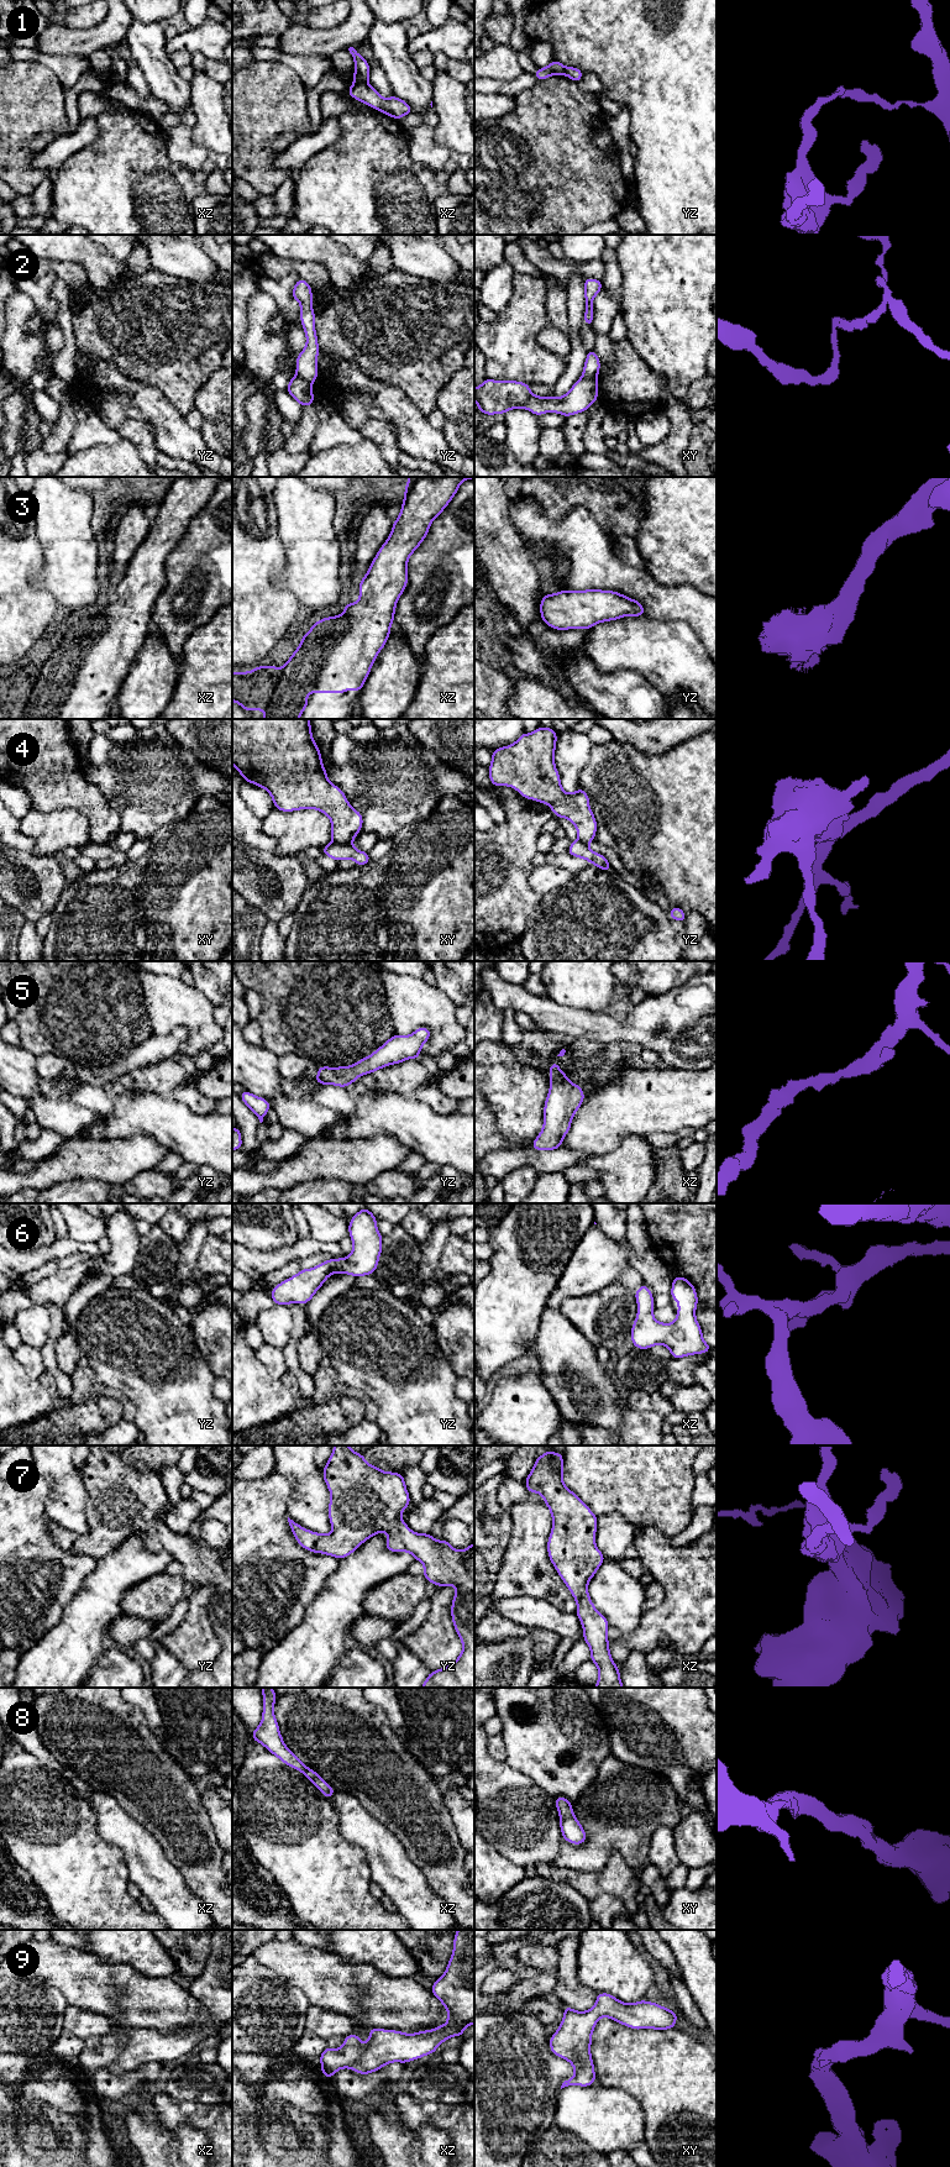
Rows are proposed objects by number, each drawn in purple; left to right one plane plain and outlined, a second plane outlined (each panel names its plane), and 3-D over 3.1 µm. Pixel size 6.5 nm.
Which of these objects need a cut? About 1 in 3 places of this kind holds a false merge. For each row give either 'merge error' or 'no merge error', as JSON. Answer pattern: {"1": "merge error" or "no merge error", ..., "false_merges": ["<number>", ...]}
{"1": "merge error", "2": "merge error", "3": "no merge error", "4": "merge error", "5": "no merge error", "6": "no merge error", "7": "no merge error", "8": "no merge error", "9": "no merge error", "false_merges": ["1", "2", "4"]}

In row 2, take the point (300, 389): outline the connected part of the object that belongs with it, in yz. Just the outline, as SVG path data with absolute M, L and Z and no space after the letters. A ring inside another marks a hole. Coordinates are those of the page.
M299 376L289 379L287 392L304 408L314 404L314 393L311 384Z

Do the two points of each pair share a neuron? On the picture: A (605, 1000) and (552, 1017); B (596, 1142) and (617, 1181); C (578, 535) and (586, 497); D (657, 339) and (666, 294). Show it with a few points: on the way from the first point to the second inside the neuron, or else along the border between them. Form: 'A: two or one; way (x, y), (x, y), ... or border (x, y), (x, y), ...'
A: two; border (551, 998), (576, 1008), (607, 1013)
B: two; border (626, 1137), (608, 1152), (587, 1155)
C: two; border (557, 521), (571, 509), (584, 507), (603, 529)
D: one; way (662, 328), (662, 309), (666, 305)

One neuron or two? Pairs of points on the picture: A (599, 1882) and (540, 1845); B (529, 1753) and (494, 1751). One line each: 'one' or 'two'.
A: two
B: two

